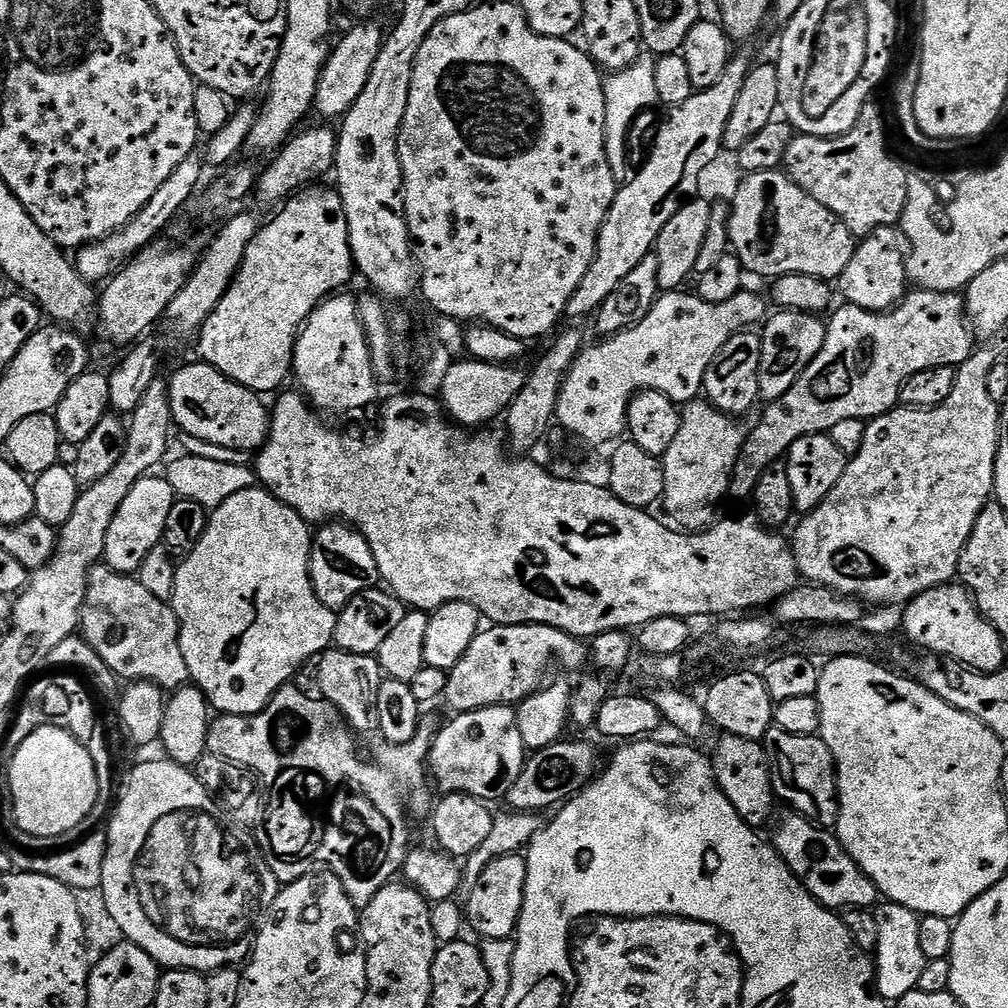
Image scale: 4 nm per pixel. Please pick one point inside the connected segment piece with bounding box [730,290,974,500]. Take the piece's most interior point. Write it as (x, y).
(867, 357)

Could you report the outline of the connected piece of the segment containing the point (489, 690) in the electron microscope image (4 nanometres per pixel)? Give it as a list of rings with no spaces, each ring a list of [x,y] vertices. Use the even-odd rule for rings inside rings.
[[[502,624],[485,627],[477,632],[474,642],[470,642],[470,650],[462,654],[462,658],[448,673],[448,684],[444,688],[442,697],[443,703],[448,703],[453,708],[452,712],[456,714],[478,711],[484,707],[519,705],[520,701],[528,699],[545,683],[544,671],[551,666],[552,660],[557,660],[564,668],[580,668],[584,663],[586,665],[589,663],[589,645],[579,636],[571,636],[554,626],[545,624]]]

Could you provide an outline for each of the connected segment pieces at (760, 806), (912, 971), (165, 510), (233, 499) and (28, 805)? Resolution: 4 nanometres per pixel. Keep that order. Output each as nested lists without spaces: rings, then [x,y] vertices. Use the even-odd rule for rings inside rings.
[[[741,736],[719,737],[716,749],[710,752],[712,761],[712,773],[716,776],[716,784],[730,798],[734,810],[746,823],[753,826],[761,826],[772,816],[772,807],[778,804],[778,797],[772,790],[772,775],[766,758],[766,750],[763,743]]]
[[[891,902],[881,903],[875,909],[874,915],[878,922],[878,942],[874,953],[874,988],[883,1000],[895,1002],[906,994],[917,991],[918,978],[922,978],[922,970],[928,964],[928,959],[922,954],[922,942],[918,942],[921,917],[906,910],[906,906]]]
[[[149,474],[134,482],[130,494],[126,494],[122,506],[118,506],[114,522],[110,522],[102,560],[115,572],[139,573],[142,558],[146,558],[150,550],[161,547],[166,530],[166,518],[170,518],[170,510],[175,506],[178,497],[170,482],[163,475],[156,475]]]
[[[263,486],[238,490],[222,506],[211,509],[208,517],[208,525],[202,534],[202,538],[194,546],[194,550],[179,561],[176,577],[174,578],[174,594],[170,601],[170,607],[176,613],[176,621],[180,623],[180,649],[182,658],[186,658],[188,675],[191,683],[203,692],[209,705],[217,713],[226,716],[253,716],[263,711],[273,695],[279,692],[289,683],[288,680],[308,659],[319,657],[333,643],[336,635],[337,613],[328,608],[318,598],[318,594],[312,585],[312,575],[308,567],[312,557],[313,533],[310,531],[308,521],[302,519],[290,506],[286,506],[278,498],[268,493]]]
[[[43,724],[35,728],[18,746],[18,750],[7,761],[8,788],[12,791],[12,812],[14,822],[26,834],[35,836],[57,836],[74,830],[82,821],[97,811],[96,799],[100,796],[101,773],[96,770],[91,752],[85,741],[74,738],[65,728],[53,724]]]

